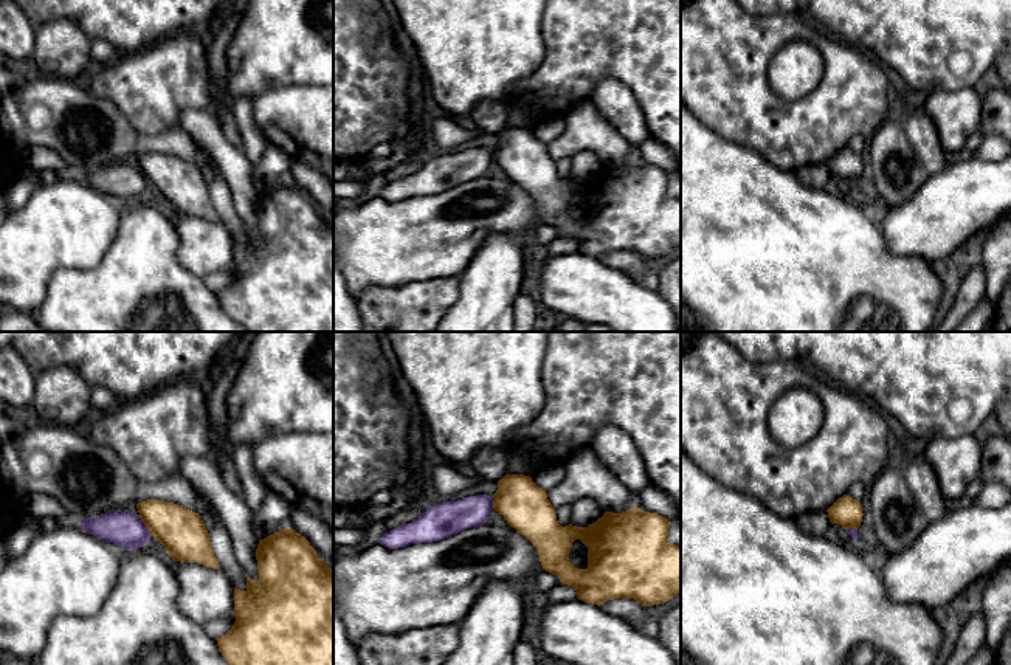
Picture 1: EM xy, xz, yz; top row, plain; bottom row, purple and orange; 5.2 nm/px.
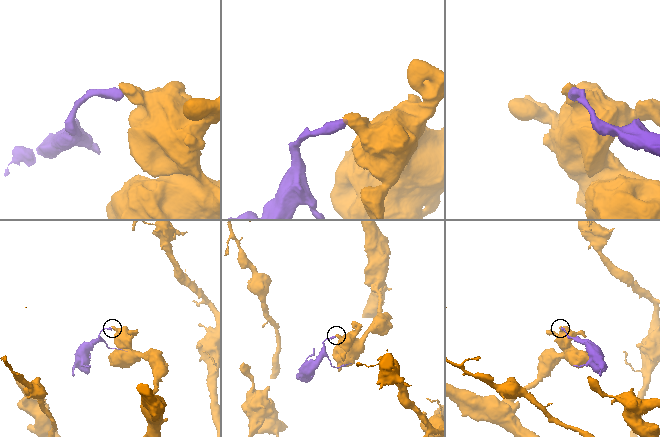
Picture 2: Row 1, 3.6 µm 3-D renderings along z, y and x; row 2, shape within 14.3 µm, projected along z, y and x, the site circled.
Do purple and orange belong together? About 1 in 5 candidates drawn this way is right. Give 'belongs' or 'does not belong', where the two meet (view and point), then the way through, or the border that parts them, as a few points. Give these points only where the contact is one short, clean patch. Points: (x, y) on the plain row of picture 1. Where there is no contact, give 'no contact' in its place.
does not belong | xy (143, 177) | along xy (138, 168), (151, 186)

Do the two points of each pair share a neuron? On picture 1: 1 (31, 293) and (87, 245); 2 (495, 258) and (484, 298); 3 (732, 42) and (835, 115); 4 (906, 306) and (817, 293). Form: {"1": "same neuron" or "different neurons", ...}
{"1": "same neuron", "2": "same neuron", "3": "same neuron", "4": "same neuron"}

